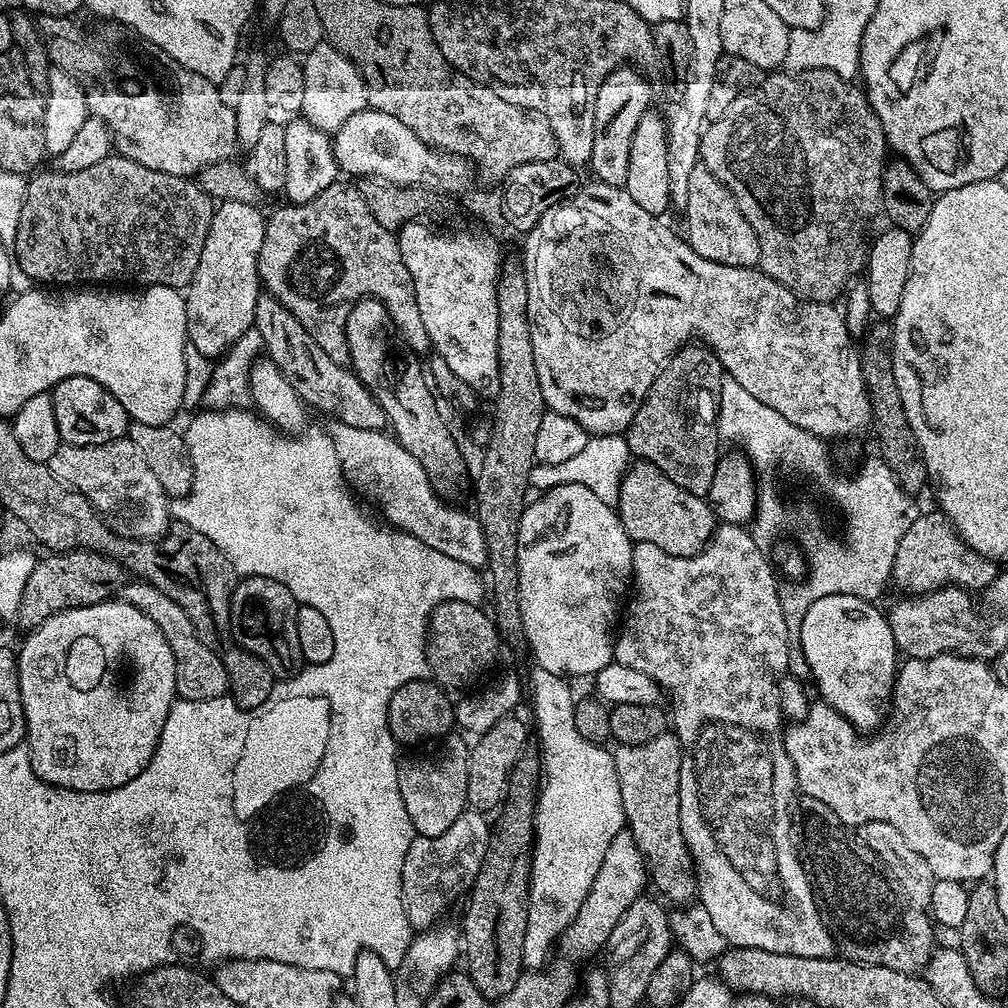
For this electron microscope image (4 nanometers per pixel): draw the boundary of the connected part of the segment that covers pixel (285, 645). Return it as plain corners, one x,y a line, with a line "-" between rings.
245,576
235,581
230,605
230,624
240,639
239,647
257,656
273,674
287,678
300,671
302,653
298,642
296,595
274,578

